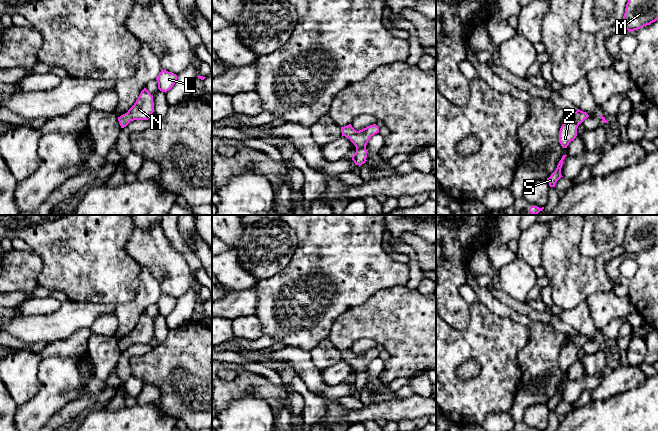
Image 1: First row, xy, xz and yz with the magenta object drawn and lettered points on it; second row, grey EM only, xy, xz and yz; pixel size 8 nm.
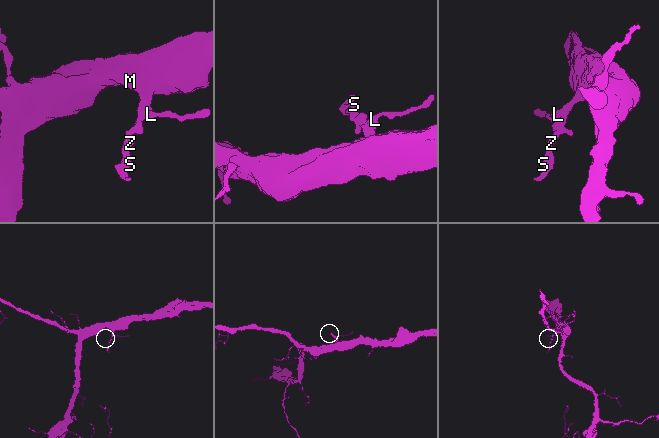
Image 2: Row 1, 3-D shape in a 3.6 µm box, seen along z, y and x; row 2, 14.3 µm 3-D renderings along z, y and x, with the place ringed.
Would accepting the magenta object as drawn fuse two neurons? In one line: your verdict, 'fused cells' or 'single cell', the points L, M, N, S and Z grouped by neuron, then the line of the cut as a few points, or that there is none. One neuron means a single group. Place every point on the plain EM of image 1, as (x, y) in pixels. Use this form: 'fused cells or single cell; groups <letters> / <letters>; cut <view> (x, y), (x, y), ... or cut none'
single cell; groups L M N S Z; cut none

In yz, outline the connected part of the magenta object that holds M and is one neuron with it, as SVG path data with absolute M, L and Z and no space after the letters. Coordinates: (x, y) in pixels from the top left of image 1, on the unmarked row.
M632 215L622 243L624 253L638 254L658 244L658 215Z

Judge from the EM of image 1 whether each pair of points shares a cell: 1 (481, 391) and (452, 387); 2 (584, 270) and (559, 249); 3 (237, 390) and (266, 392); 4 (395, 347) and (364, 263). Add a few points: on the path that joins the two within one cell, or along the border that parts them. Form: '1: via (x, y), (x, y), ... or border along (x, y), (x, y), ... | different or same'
1: via (474, 391), (459, 391) | same
2: via (578, 268), (565, 255) | same
3: via (245, 382), (257, 381), (260, 384) | same
4: border along (397, 285), (380, 289), (362, 303), (354, 305) | different

